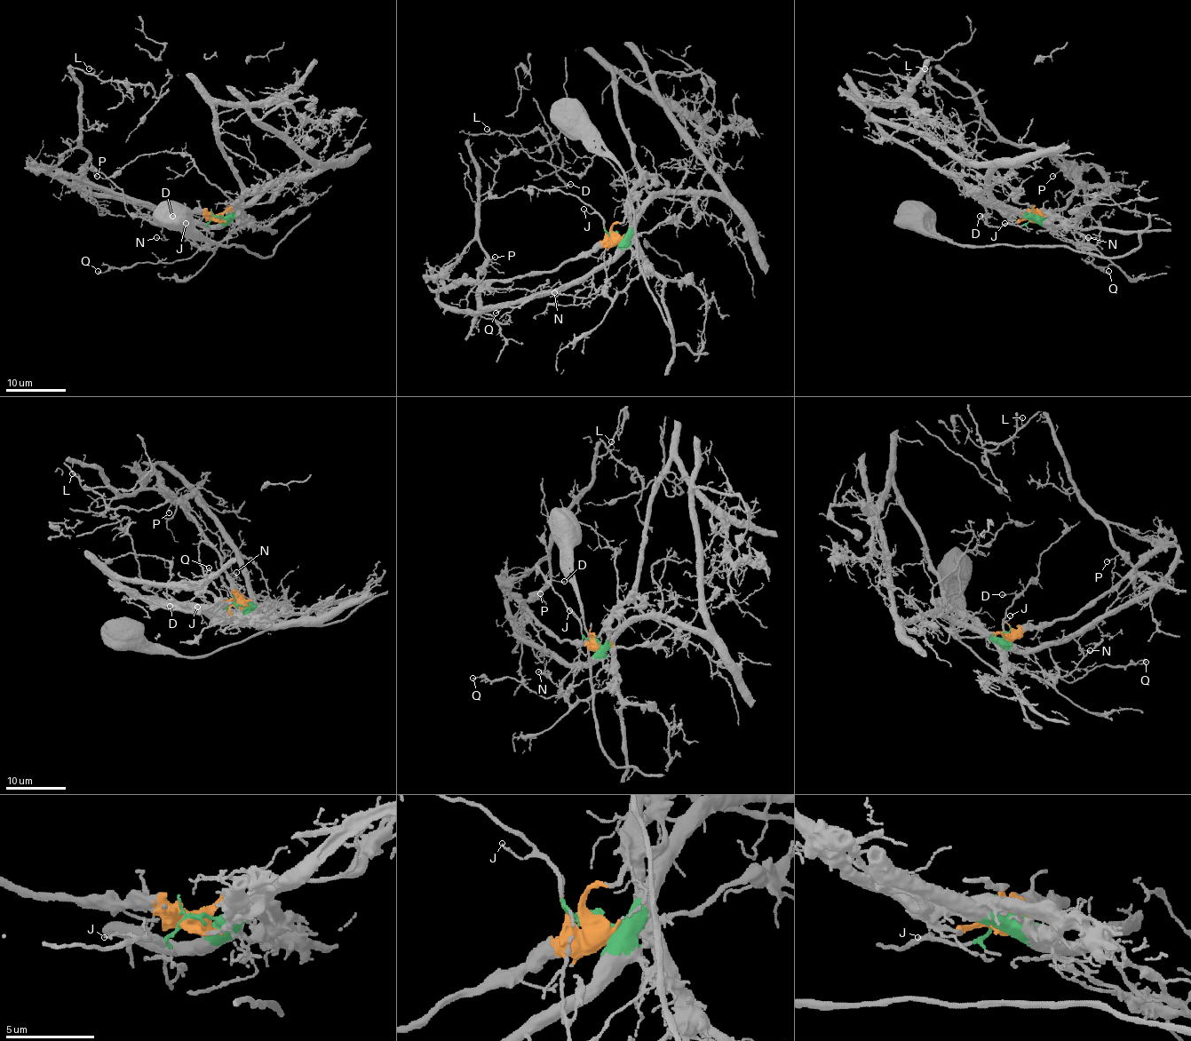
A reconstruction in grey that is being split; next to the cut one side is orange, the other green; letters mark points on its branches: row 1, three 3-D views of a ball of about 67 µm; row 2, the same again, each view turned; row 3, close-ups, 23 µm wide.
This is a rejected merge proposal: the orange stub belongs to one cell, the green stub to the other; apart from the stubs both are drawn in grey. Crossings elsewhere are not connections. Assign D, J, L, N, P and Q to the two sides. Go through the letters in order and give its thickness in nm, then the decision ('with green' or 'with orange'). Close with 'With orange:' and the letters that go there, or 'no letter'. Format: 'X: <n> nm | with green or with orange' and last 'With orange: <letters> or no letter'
D: 120 nm | with green
J: 90 nm | with green
L: 90 nm | with orange
N: 90 nm | with green
P: 130 nm | with orange
Q: 170 nm | with green
With orange: L, P

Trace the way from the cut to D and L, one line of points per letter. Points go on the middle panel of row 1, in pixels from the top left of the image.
D: (615, 234), (607, 231), (604, 220), (589, 205), (572, 194), (563, 193), (557, 187), (570, 184)
L: (615, 234), (548, 272), (479, 278), (486, 257), (479, 237), (479, 170), (468, 138), (490, 134), (488, 128)

